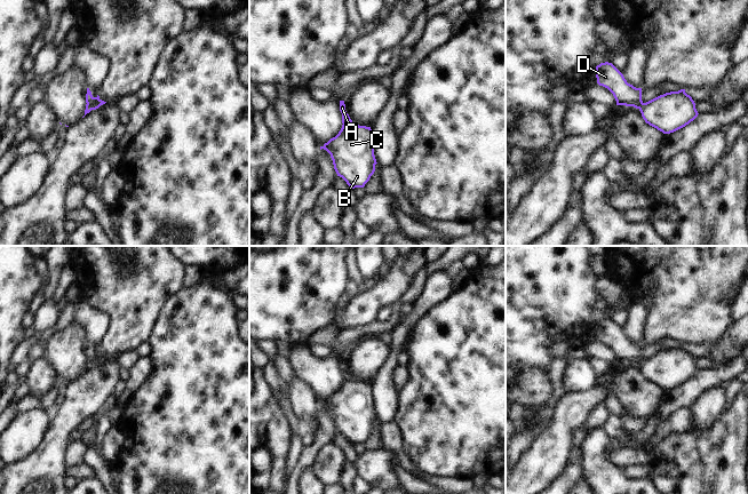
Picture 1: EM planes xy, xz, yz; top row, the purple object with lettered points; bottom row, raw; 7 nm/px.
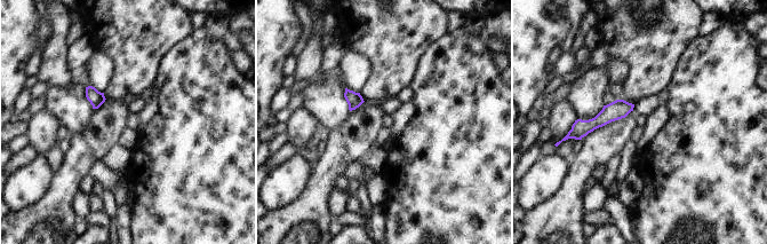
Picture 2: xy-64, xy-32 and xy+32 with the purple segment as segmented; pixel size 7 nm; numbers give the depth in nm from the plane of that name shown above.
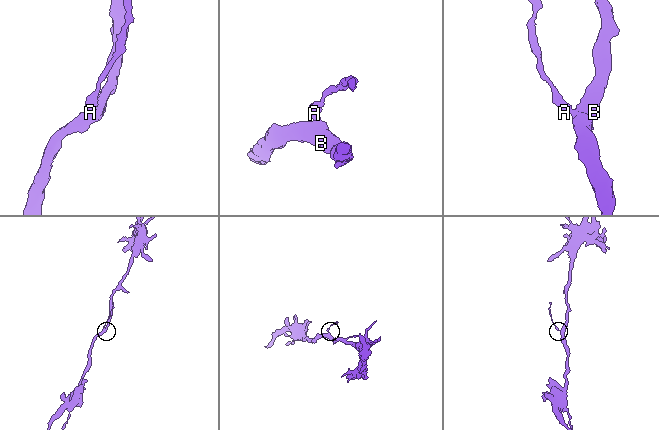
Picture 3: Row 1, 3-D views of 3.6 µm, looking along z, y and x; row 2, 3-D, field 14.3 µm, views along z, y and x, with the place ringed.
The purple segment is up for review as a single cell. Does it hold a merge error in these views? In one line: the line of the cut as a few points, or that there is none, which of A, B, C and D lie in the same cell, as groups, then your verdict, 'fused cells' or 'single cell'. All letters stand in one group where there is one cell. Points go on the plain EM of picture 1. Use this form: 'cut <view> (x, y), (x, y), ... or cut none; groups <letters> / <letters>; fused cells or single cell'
cut xy (100, 356), (87, 360); groups A D / B C; fused cells

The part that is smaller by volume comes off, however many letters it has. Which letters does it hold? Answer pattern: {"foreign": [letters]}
{"foreign": ["A", "D"]}

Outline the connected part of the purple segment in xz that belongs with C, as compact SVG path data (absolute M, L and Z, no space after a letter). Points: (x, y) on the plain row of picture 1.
M342 381L339 390L321 405L331 411L337 432L352 445L364 444L375 428L377 419L371 383Z

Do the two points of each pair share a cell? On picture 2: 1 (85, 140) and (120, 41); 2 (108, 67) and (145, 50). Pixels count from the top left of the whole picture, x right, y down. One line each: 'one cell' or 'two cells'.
1: two cells
2: two cells

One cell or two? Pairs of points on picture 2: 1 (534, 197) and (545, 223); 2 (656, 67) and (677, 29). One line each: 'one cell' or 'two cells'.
1: two cells
2: one cell

